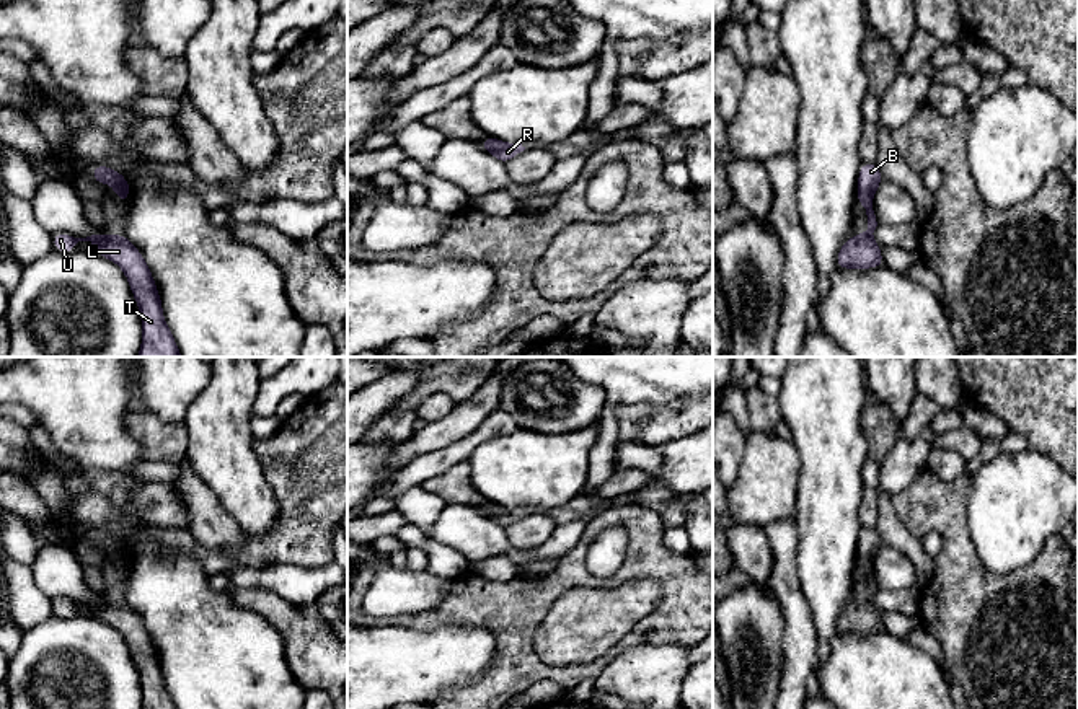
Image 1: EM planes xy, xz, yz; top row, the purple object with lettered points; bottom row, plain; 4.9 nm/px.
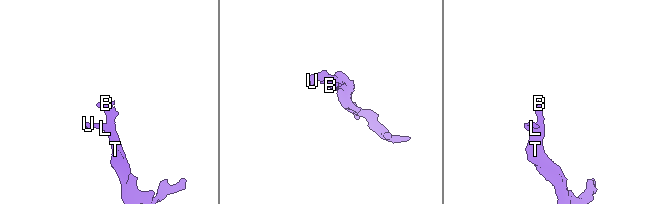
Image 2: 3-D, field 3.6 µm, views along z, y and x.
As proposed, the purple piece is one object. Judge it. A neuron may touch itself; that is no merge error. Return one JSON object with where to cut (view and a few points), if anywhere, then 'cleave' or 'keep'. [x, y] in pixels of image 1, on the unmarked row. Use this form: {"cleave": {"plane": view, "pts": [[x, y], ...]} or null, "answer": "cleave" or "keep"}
{"cleave": null, "answer": "keep"}

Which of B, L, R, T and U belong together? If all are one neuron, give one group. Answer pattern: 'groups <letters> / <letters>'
groups B L R T U

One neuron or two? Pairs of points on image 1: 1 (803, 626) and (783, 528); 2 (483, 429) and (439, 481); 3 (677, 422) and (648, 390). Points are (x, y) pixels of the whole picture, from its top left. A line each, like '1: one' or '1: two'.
1: one
2: two
3: two

